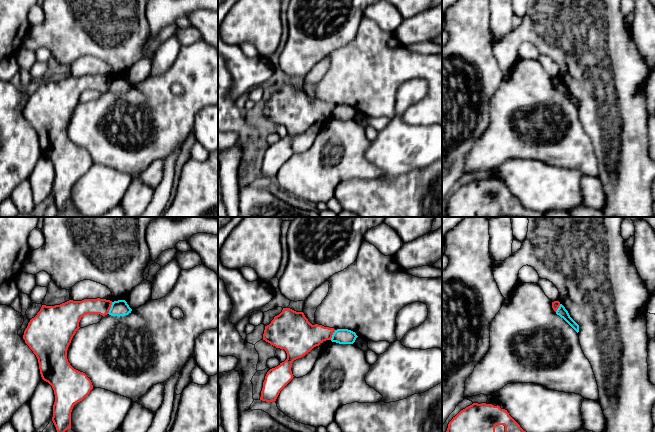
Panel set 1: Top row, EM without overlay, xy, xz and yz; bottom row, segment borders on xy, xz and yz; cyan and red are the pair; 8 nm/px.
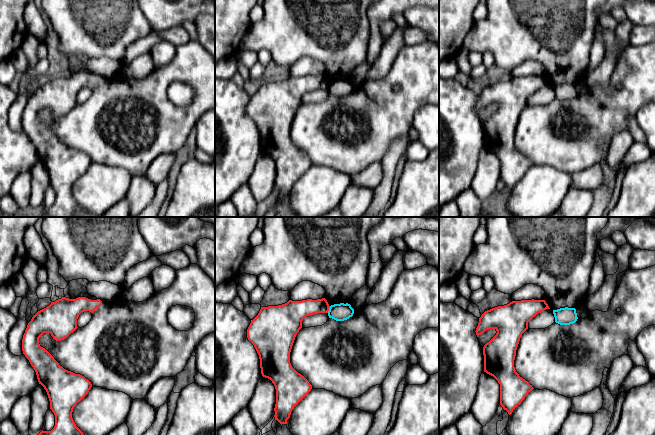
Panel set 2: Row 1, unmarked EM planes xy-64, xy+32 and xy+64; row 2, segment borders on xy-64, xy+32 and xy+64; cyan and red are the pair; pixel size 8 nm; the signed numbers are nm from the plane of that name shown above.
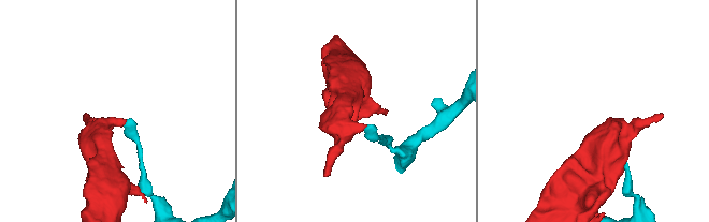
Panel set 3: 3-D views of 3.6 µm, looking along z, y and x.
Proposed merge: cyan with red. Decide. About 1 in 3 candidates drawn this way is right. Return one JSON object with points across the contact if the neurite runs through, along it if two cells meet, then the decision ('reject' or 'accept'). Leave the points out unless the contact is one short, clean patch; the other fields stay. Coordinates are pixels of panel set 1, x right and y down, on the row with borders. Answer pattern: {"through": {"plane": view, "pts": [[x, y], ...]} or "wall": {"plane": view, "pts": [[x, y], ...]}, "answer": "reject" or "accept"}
{"wall": {"plane": "xy", "pts": [[112, 302], [107, 313]]}, "answer": "reject"}

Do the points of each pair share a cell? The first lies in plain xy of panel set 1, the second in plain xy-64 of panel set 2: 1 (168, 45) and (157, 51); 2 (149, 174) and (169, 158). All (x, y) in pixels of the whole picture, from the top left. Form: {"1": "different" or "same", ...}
{"1": "same", "2": "same"}

